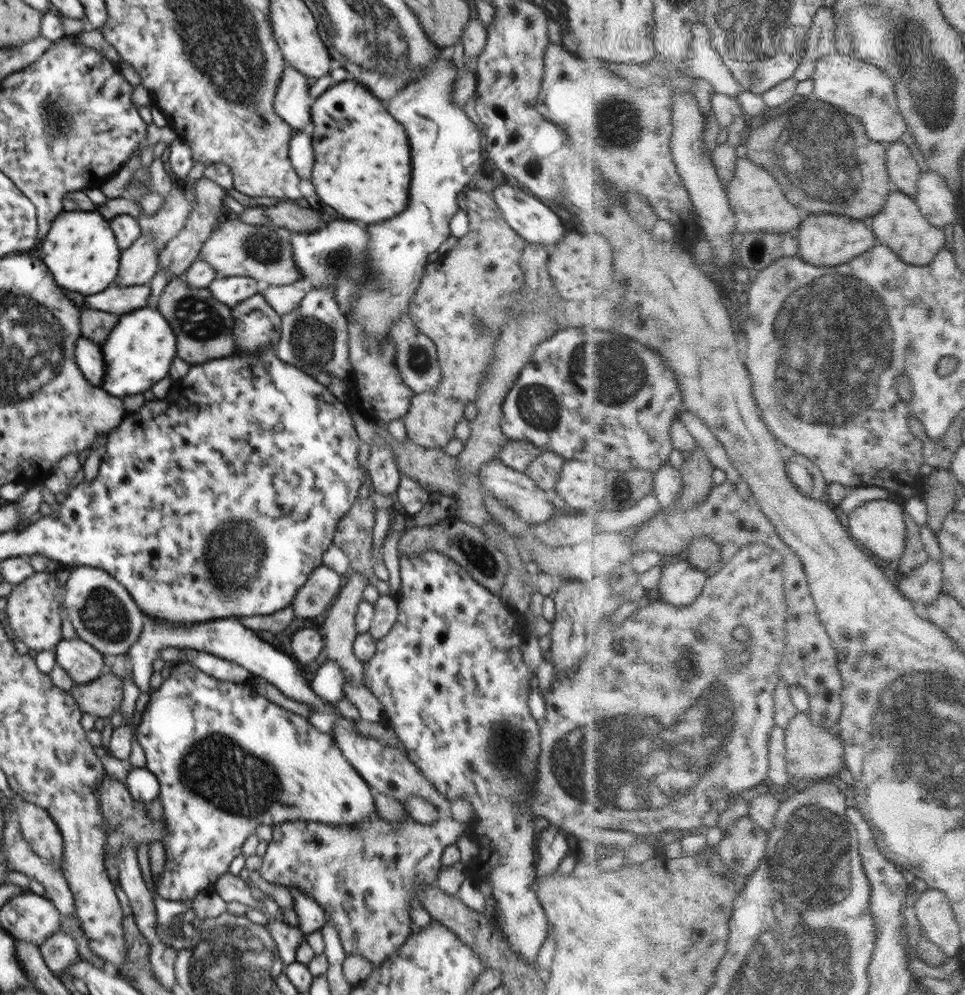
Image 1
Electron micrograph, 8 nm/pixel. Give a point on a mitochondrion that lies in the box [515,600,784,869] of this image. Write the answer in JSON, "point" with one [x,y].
{"point":[631,772]}

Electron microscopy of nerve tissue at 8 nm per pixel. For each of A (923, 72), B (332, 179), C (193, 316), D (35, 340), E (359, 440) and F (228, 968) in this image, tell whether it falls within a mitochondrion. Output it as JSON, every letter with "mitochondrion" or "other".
{"A":"mitochondrion","B":"other","C":"mitochondrion","D":"mitochondrion","E":"other","F":"mitochondrion"}

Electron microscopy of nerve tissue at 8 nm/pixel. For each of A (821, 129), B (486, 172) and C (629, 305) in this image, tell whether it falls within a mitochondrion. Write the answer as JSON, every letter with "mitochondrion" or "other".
{"A":"mitochondrion","B":"other","C":"other"}

